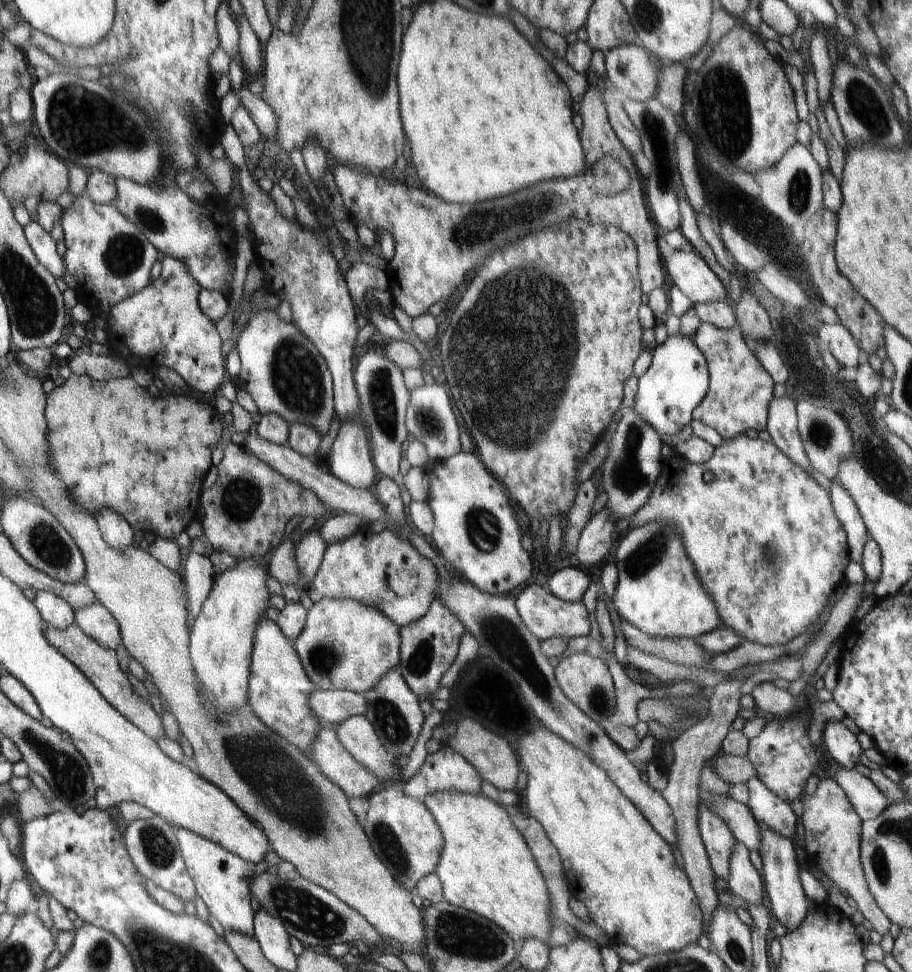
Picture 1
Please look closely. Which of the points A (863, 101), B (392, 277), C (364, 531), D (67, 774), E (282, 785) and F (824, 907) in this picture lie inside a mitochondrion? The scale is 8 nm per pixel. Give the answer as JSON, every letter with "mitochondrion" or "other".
{"A":"mitochondrion","B":"other","C":"other","D":"mitochondrion","E":"mitochondrion","F":"other"}

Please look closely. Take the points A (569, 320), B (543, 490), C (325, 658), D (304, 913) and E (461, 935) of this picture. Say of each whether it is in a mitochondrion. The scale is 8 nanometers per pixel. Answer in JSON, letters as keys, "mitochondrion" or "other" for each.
{"A":"mitochondrion","B":"other","C":"mitochondrion","D":"mitochondrion","E":"mitochondrion"}

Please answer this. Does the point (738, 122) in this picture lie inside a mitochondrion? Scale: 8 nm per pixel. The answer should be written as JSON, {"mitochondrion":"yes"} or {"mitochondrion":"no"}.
{"mitochondrion":"yes"}

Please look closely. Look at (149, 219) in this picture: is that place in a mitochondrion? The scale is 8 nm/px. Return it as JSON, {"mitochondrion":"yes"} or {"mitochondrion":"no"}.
{"mitochondrion":"yes"}

